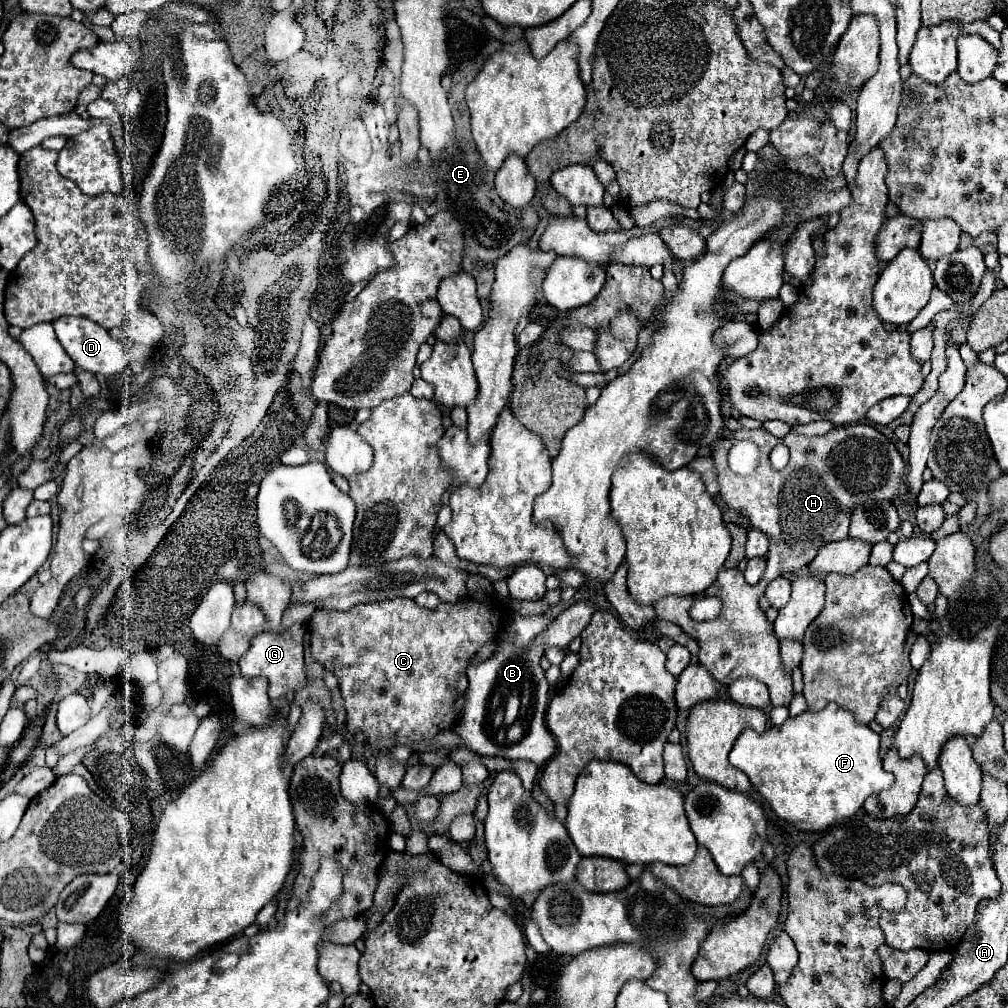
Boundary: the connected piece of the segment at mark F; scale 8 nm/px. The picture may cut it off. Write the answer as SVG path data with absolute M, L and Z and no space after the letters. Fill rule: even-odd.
M828 704L820 712L806 710L800 716L788 718L780 728L774 726L762 734L746 728L730 752L730 764L750 778L756 792L768 802L776 816L796 824L800 830L822 832L844 818L852 818L862 808L864 800L874 792L892 786L894 776L882 768L878 748L880 738L876 732L872 732L868 726L856 724L848 710L836 704Z

